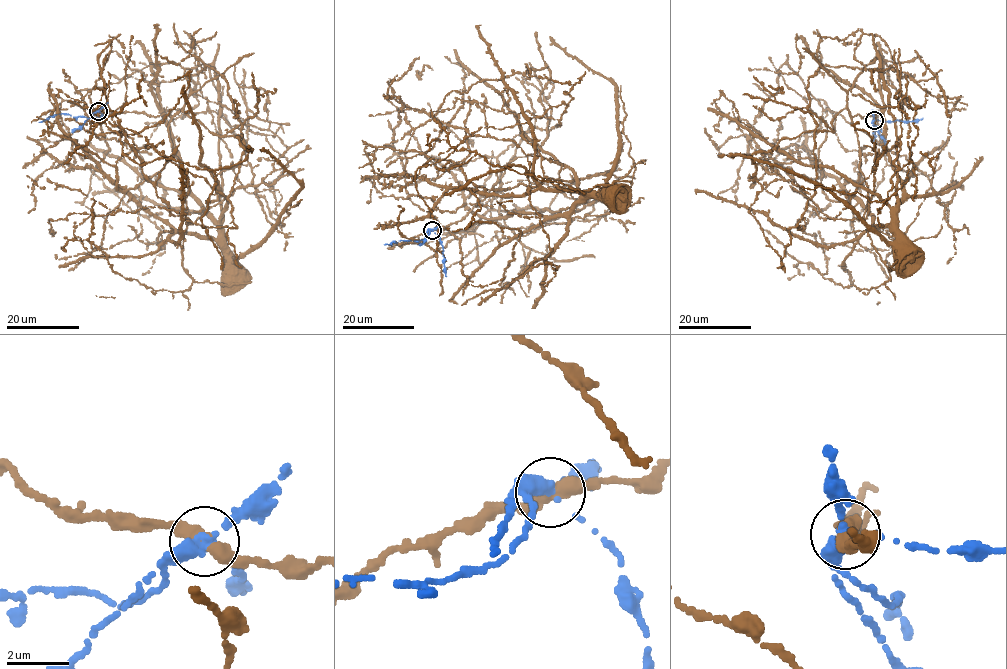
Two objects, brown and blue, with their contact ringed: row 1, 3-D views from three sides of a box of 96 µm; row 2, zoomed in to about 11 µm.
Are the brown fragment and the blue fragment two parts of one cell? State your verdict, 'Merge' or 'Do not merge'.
Do not merge

